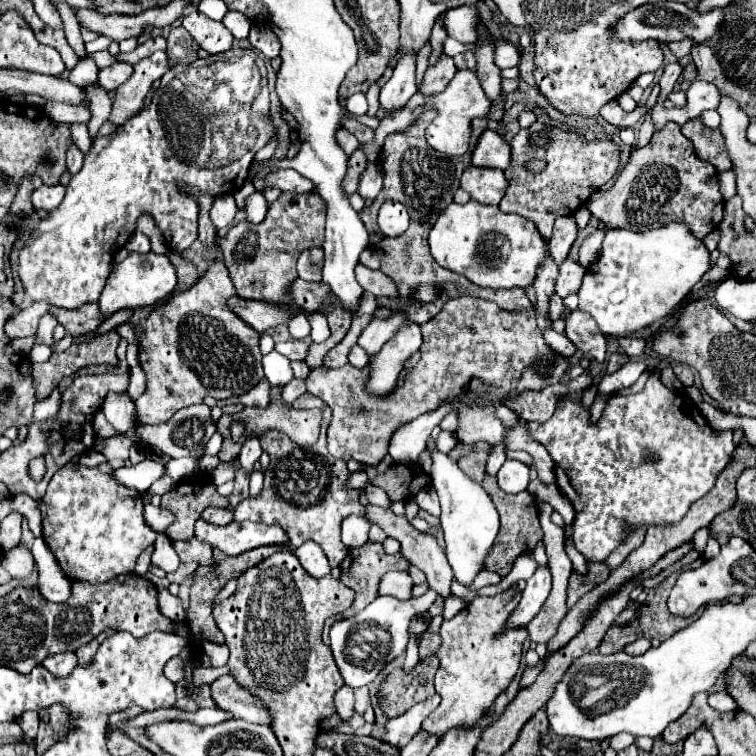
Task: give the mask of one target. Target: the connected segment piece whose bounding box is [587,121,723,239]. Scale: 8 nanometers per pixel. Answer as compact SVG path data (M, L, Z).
M667 123L649 145L631 153L629 163L609 191L597 191L587 209L609 229L651 231L669 223L685 223L697 239L715 231L723 219L717 169L695 155L693 143L681 133L679 123Z

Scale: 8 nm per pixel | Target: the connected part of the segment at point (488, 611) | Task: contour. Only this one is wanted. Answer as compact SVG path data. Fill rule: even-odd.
M511 585L509 591L499 595L477 597L453 619L443 621L439 631L443 645L437 651L441 665L435 675L435 689L441 695L441 705L423 723L423 729L427 729L431 735L443 737L451 727L475 725L515 677L529 631L527 627L521 627L519 631L503 633L501 627L505 627L505 619L509 619L519 601L521 591L517 591L517 585Z

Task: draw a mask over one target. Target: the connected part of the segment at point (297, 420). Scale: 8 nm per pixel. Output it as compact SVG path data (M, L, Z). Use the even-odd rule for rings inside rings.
M282 398L277 401L271 401L269 407L265 409L257 409L257 407L245 407L243 411L234 415L223 414L216 423L217 432L223 436L223 444L219 451L219 459L222 462L229 462L239 456L245 438L256 437L260 438L261 433L268 429L279 429L283 433L287 433L291 437L291 441L295 441L301 447L311 447L317 443L319 439L319 427L321 427L321 417L323 417L323 409L309 409L309 411L297 411L293 407L285 407L285 402ZM231 421L243 421L246 426L246 431L239 442L231 443L229 437L229 425Z

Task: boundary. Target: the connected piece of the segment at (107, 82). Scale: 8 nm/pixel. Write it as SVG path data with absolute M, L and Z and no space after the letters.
M115 61L111 67L99 69L99 85L105 85L107 91L113 91L121 83L125 83L125 79L129 79L129 75L133 75L133 65Z

